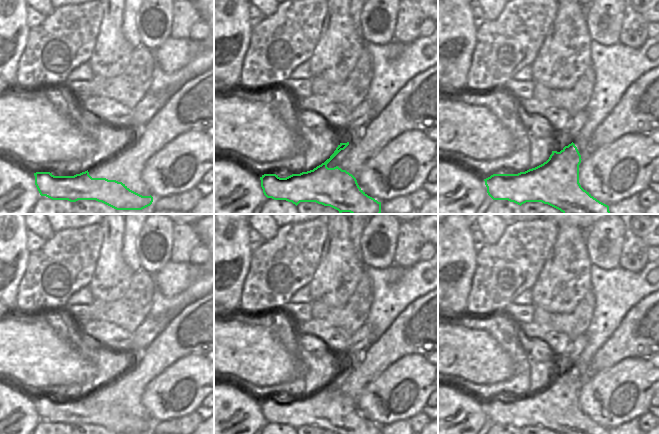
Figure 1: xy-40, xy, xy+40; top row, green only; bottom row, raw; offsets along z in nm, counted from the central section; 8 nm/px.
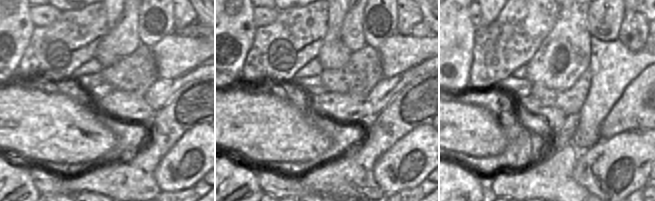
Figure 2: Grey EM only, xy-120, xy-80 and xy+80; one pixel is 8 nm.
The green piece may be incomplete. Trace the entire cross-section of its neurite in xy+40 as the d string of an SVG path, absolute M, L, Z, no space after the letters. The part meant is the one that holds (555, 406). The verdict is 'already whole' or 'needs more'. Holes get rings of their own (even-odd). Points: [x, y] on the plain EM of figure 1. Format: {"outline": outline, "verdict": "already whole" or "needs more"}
{"outline": "M572 366L560 376L552 375L543 388L518 398L493 398L484 403L487 417L493 424L508 424L518 429L542 426L558 434L609 434L609 430L594 422L579 407L581 379Z", "verdict": "already whole"}

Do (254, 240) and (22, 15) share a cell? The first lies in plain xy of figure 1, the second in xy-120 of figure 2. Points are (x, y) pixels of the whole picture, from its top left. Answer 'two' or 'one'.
two

